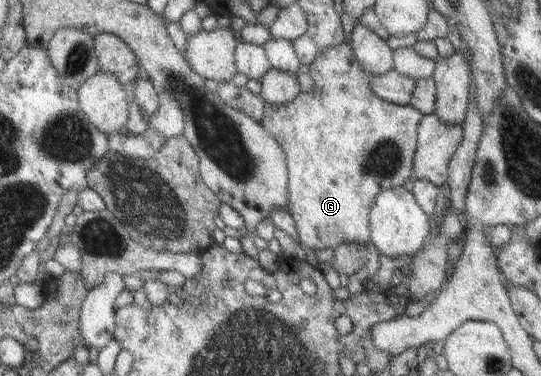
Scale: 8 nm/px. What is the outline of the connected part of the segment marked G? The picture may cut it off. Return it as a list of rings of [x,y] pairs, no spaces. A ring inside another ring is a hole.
[[[349,43],[329,47],[320,52],[317,59],[309,66],[309,74],[314,81],[314,88],[309,92],[302,92],[293,102],[271,106],[266,104],[265,116],[262,120],[263,126],[271,133],[276,141],[283,146],[286,152],[287,164],[290,172],[289,182],[289,210],[293,215],[297,230],[299,230],[299,244],[302,248],[311,248],[315,252],[327,248],[335,248],[341,243],[359,243],[364,245],[370,238],[370,208],[374,203],[375,195],[379,191],[403,186],[405,180],[411,179],[411,164],[416,146],[416,130],[418,122],[423,118],[423,113],[407,105],[391,104],[389,101],[379,99],[375,92],[369,87],[370,74],[359,64],[354,54],[354,49]]]

